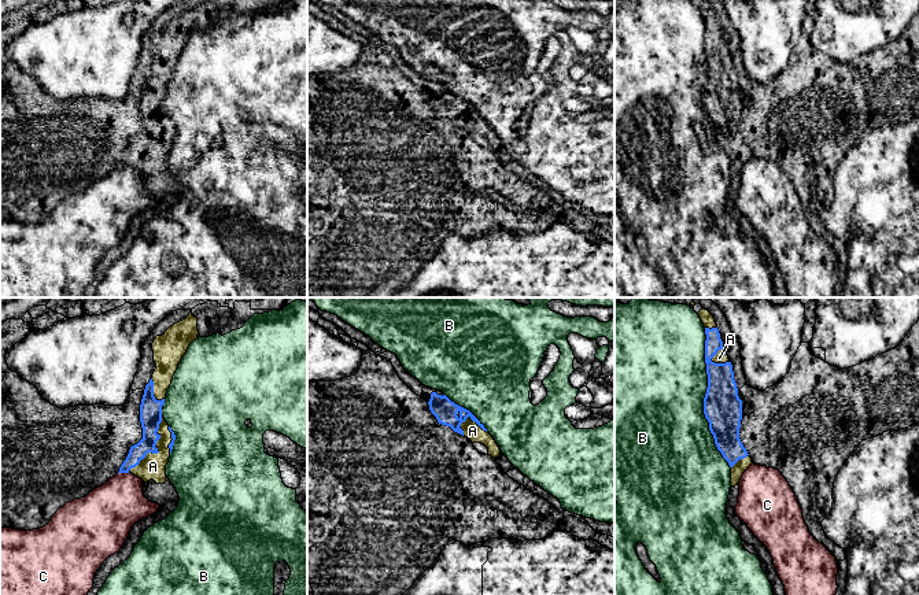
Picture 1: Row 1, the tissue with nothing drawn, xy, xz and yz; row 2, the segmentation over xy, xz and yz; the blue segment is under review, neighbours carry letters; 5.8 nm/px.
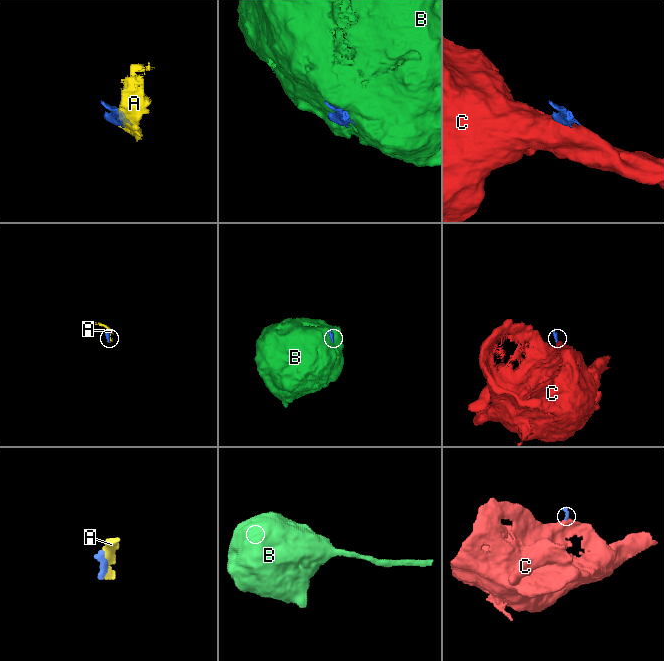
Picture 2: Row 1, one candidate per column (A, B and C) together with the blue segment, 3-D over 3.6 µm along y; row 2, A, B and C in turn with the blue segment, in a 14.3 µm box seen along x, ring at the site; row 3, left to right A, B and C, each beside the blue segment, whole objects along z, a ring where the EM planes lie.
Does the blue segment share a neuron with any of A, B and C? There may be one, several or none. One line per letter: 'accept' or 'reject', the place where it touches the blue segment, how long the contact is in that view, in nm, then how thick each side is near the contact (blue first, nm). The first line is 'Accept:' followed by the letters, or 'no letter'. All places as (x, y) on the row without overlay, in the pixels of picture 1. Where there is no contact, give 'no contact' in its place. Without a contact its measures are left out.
Accept: A
A: accept | xy (157, 141) | 380 nm | 130/150 nm
B: reject | yz (704, 91) | 850 nm | 220/500 nm
C: reject | xy (124, 165) | 70 nm | 100/320 nm

